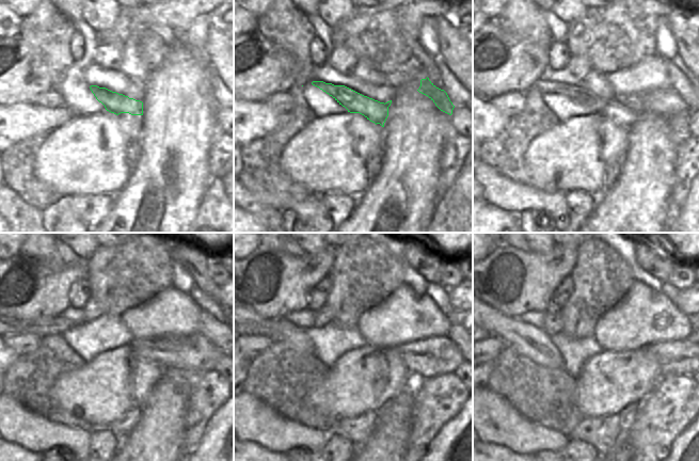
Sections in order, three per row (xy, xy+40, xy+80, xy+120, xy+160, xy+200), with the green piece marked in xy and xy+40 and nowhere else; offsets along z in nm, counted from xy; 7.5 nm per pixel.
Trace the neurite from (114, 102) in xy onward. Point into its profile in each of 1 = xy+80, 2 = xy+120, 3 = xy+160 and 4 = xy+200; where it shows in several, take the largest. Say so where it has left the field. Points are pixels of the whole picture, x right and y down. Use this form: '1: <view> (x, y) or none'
1: xy+80 (666, 104)
2: xy+120 (194, 353)
3: xy+160 (432, 356)
4: xy+200 (683, 358)

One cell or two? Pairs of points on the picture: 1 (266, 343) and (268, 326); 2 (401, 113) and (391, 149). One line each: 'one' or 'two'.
1: two
2: one

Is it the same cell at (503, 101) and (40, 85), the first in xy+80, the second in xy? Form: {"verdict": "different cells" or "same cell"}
{"verdict": "different cells"}

